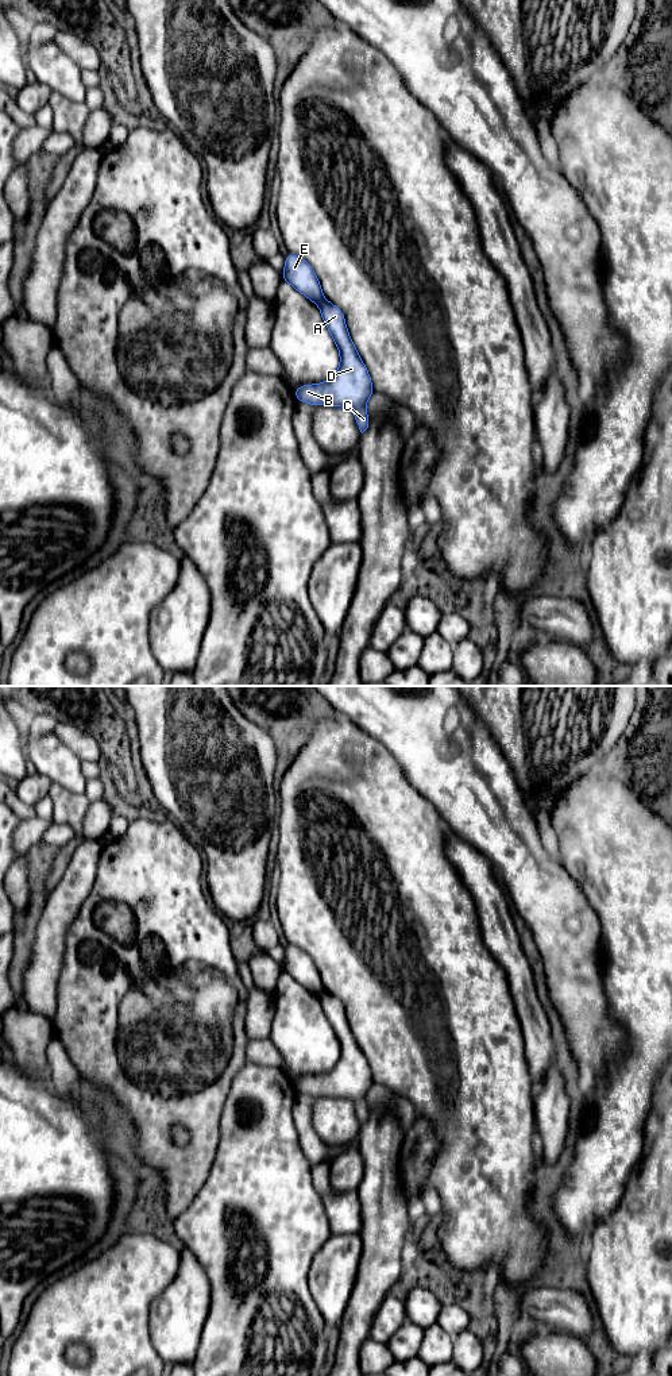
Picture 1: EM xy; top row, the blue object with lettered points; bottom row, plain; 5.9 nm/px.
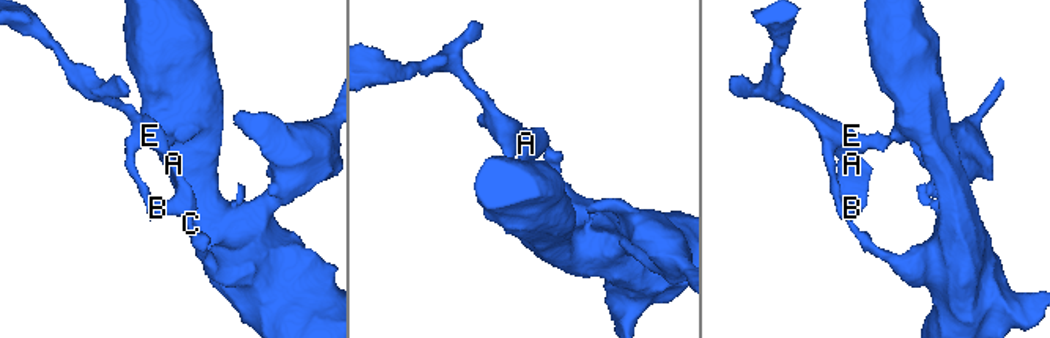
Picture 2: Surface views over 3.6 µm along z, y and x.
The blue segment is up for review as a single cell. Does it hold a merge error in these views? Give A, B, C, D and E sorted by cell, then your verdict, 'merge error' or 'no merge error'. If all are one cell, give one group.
A B C D / E; merge error

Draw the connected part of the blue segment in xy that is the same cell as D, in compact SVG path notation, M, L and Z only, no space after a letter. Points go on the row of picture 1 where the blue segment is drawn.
M329 301L318 304L323 320L340 350L340 367L327 382L294 389L297 401L312 405L347 406L354 411L360 432L368 428L367 400L374 396L372 382L345 327L343 312Z

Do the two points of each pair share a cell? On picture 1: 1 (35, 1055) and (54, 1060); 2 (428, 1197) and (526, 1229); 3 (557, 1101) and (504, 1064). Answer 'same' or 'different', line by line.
1: different
2: different
3: different

